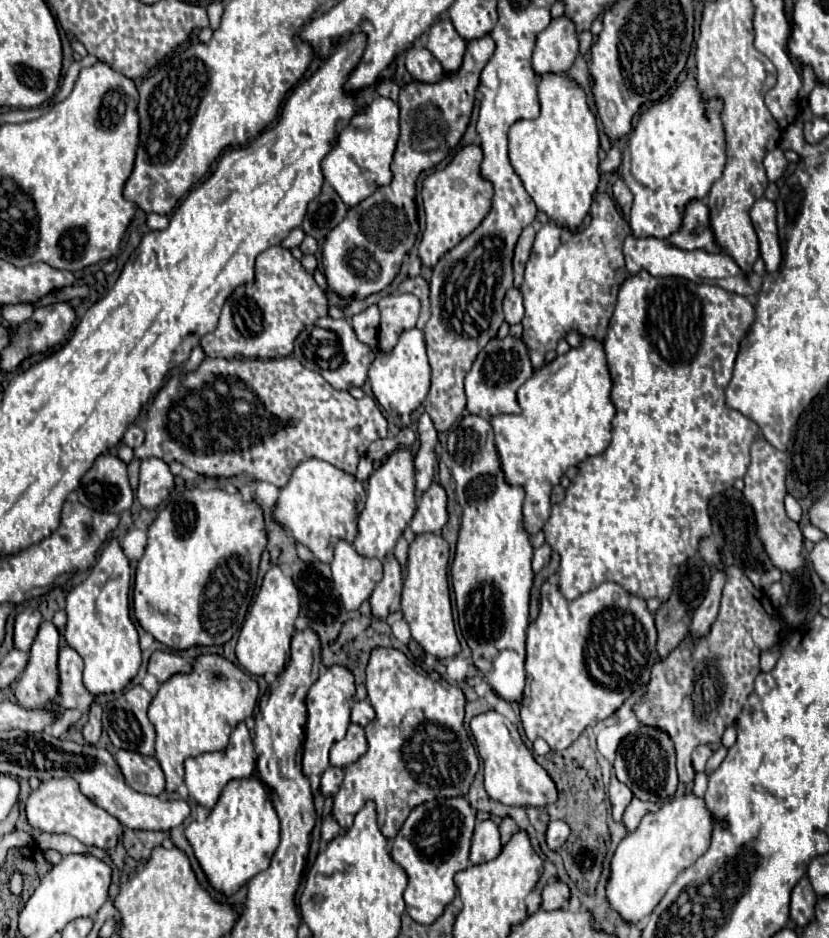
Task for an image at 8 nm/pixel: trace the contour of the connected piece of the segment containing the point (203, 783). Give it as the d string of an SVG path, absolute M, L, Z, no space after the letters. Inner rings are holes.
M241 722L233 730L229 746L225 750L221 750L221 752L209 752L209 754L201 754L201 756L185 760L185 786L189 788L189 796L195 798L197 804L201 804L207 812L211 812L213 806L217 804L217 800L219 800L225 784L229 780L251 778L253 772L255 772L253 738L251 738L249 728L245 726L245 722Z

